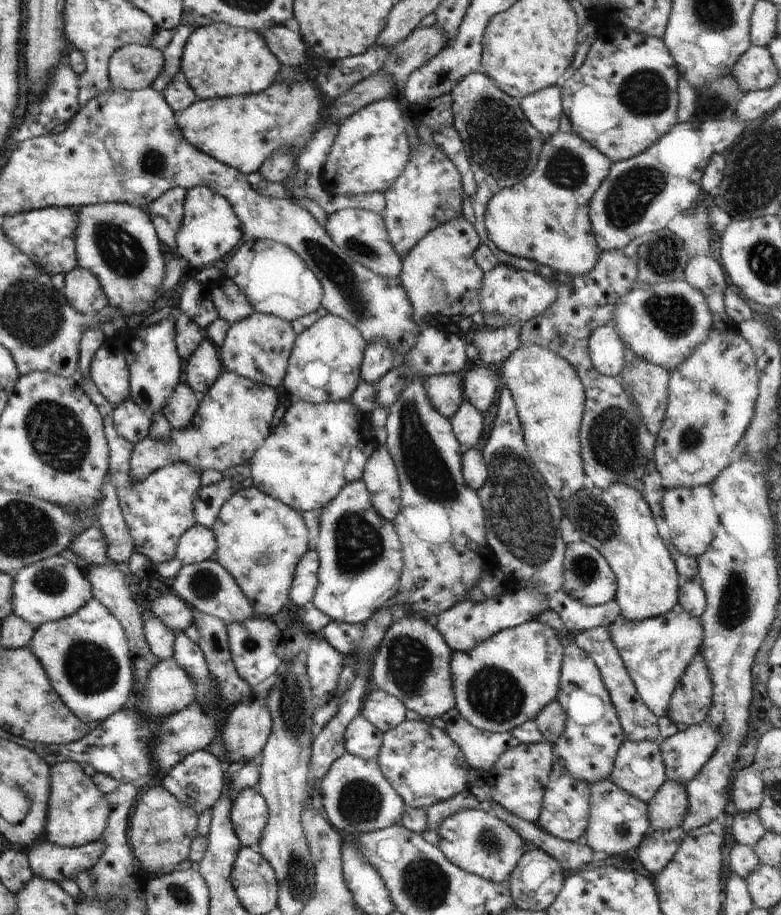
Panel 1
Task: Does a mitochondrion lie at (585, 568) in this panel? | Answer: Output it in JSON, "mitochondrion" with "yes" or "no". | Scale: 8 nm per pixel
{"mitochondrion":"yes"}

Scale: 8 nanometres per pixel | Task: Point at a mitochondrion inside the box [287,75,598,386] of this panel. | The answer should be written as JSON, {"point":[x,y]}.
{"point":[499,146]}

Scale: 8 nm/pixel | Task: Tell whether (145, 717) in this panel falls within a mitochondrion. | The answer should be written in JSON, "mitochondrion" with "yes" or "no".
{"mitochondrion":"no"}

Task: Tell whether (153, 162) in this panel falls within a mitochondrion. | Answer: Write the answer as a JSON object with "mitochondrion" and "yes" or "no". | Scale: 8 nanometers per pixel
{"mitochondrion":"yes"}

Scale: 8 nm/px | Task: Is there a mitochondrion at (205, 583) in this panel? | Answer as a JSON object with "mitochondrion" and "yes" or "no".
{"mitochondrion":"yes"}

